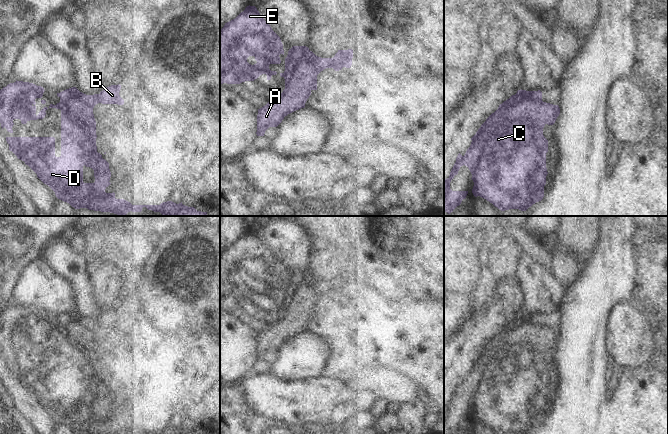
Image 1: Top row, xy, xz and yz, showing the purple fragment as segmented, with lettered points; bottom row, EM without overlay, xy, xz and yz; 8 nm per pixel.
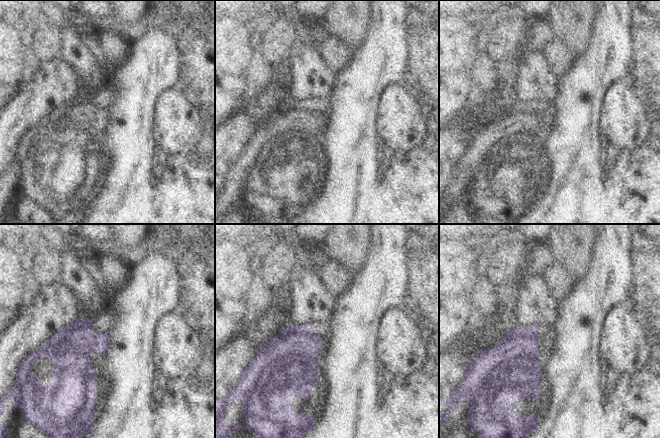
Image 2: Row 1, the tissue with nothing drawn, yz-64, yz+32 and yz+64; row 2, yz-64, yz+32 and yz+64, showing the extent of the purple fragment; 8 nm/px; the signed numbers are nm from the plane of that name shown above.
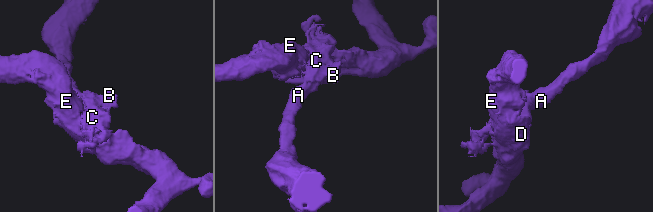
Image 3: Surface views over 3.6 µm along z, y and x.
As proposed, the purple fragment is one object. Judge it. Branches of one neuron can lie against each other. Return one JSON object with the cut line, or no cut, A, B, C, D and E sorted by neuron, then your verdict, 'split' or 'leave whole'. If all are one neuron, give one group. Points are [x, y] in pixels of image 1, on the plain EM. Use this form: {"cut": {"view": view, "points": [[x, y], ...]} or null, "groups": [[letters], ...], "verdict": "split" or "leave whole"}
{"cut": {"view": "yz", "points": [[529, 326], [525, 338], [529, 341], [538, 335], [547, 347]]}, "groups": [["A"], ["B", "C", "D", "E"]], "verdict": "split"}

